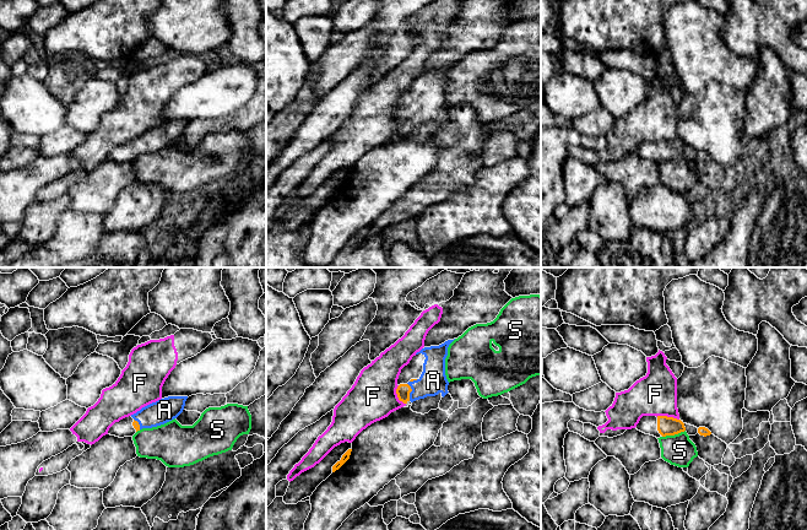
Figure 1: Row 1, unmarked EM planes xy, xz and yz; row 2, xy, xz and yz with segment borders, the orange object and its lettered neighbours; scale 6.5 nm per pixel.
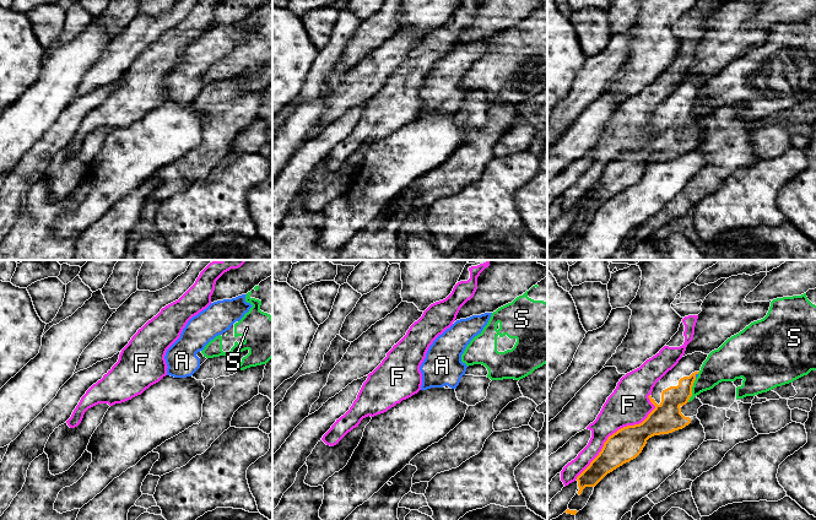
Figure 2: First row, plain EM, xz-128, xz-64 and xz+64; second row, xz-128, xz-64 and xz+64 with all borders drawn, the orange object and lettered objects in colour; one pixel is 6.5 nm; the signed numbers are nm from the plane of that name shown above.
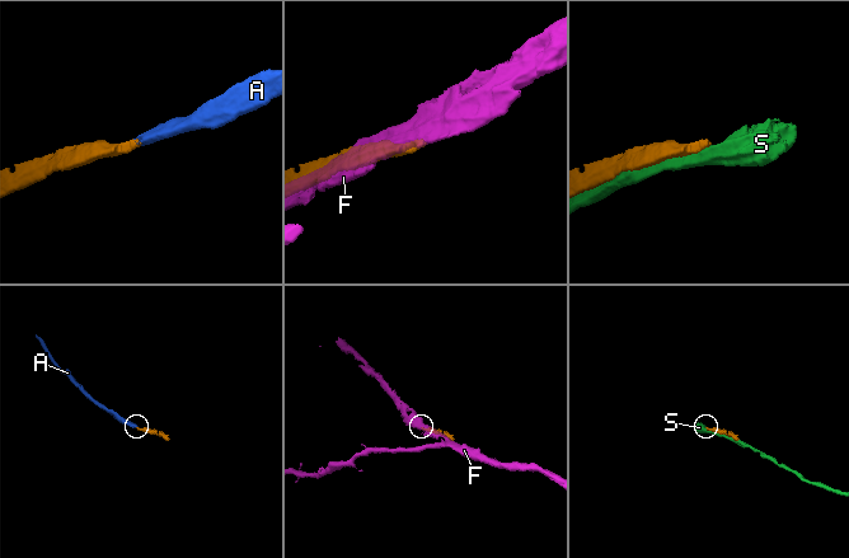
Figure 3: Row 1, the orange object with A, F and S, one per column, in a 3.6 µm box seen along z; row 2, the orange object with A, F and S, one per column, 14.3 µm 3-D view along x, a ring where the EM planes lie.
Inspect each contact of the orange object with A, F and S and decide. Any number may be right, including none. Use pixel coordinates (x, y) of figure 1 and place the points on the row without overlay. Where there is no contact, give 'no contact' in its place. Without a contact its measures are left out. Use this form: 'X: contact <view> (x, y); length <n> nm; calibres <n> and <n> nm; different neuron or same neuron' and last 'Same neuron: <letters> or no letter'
A: contact xz (411, 115); length 120 nm; calibres 90 and 180 nm; same neuron
F: contact yz (666, 141); length 150 nm; calibres 130 and 280 nm; different neuron
S: contact yz (673, 160); length 160 nm; calibres 130 and 200 nm; different neuron
Same neuron: A

